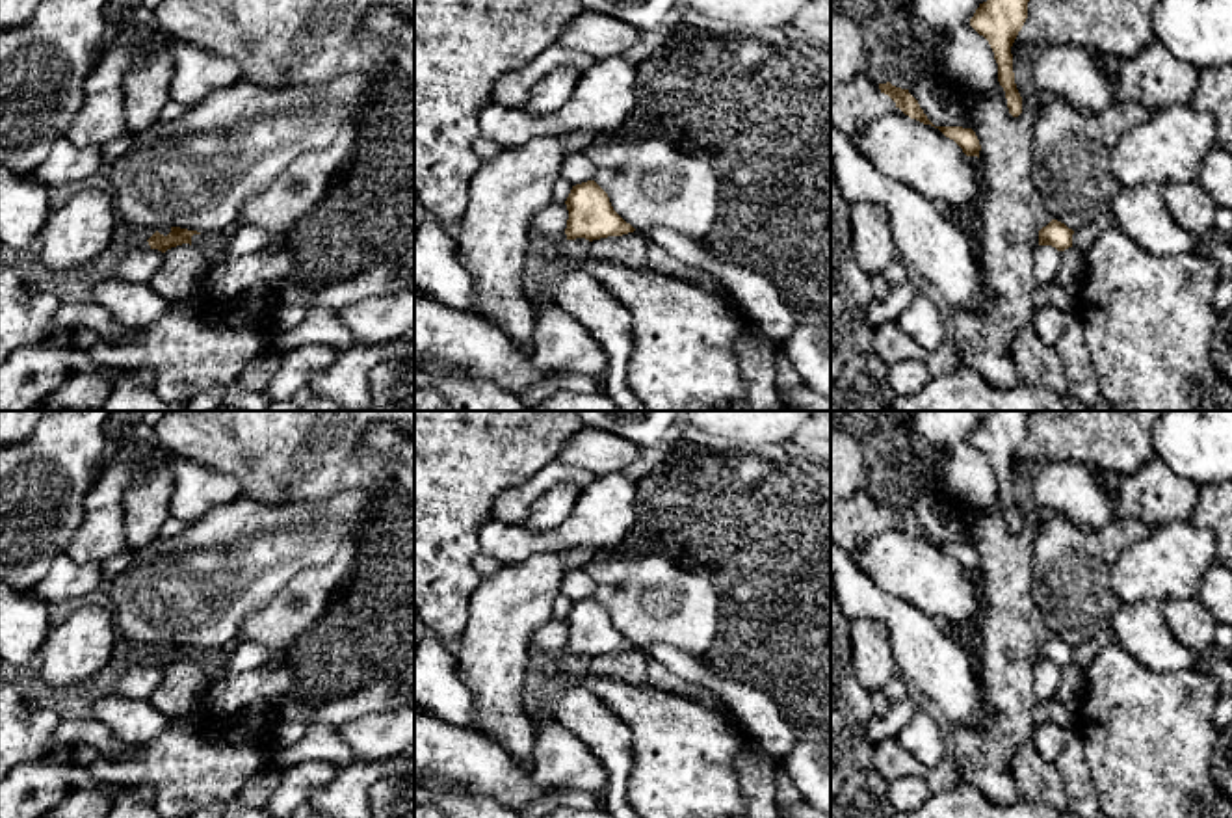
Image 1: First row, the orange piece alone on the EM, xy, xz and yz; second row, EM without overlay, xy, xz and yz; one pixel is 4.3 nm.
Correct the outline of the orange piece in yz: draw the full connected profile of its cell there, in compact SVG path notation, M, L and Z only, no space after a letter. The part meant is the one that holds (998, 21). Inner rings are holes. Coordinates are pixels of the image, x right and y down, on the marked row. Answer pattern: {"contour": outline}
{"contour": "M987 0L979 4L970 26L983 35L998 63L998 82L1005 91L1013 117L1022 113L1022 97L1015 84L1011 46L1028 19L1029 0Z"}

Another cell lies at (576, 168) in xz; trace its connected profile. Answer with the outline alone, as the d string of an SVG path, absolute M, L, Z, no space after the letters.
M569 152L561 167L561 177L574 186L595 180L595 164L587 158L585 152Z

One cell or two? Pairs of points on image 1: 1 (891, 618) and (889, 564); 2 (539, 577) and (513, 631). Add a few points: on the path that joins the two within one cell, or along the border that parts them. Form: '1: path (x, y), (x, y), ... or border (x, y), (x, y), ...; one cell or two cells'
1: border (859, 566), (883, 590), (905, 599), (930, 616); two cells
2: path (526, 590), (515, 601), (513, 618); one cell

